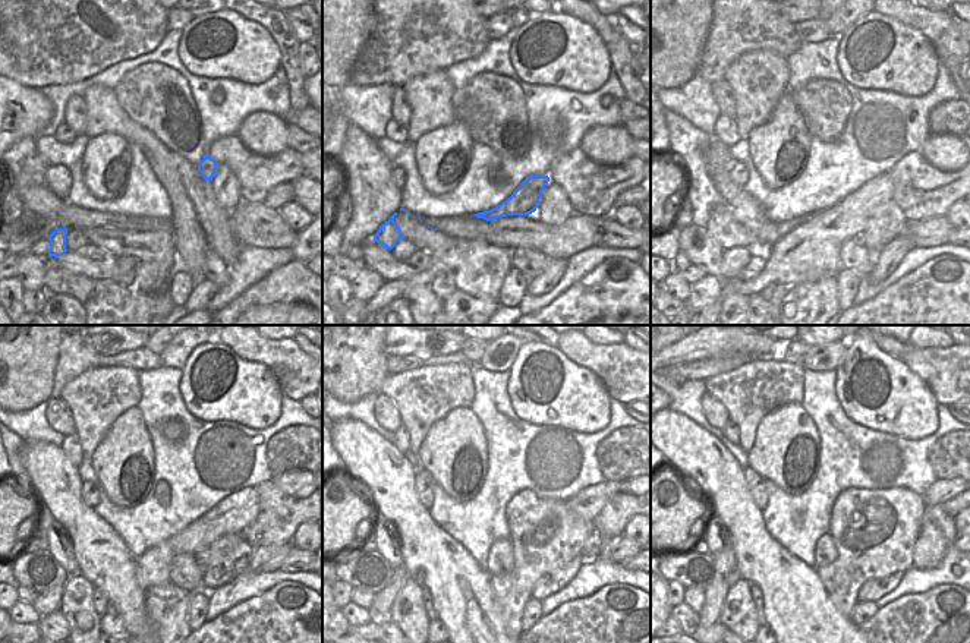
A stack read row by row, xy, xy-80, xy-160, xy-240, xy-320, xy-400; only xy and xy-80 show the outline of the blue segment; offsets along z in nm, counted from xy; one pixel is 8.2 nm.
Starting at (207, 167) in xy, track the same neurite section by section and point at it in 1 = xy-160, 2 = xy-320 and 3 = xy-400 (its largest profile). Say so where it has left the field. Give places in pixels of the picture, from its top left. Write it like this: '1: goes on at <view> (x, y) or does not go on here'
1: goes on at xy-160 (721, 224)
2: goes on at xy-320 (386, 539)
3: goes on at xy-400 (714, 533)

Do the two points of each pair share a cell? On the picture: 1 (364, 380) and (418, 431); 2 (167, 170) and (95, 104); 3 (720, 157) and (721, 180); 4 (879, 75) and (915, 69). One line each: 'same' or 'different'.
1: different
2: same
3: same
4: same

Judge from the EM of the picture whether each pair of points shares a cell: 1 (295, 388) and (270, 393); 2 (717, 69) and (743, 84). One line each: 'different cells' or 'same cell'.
1: different cells
2: different cells

